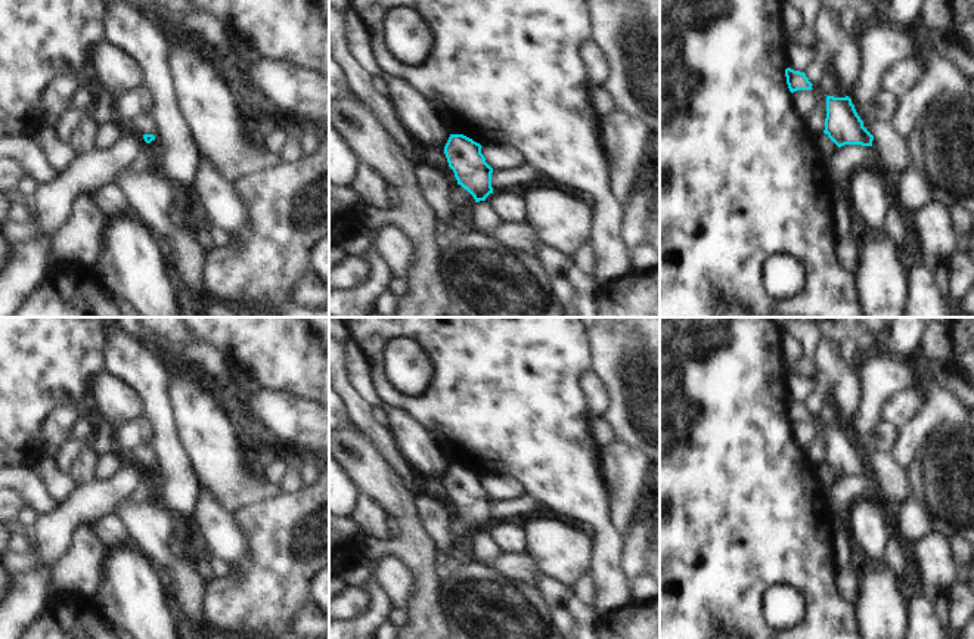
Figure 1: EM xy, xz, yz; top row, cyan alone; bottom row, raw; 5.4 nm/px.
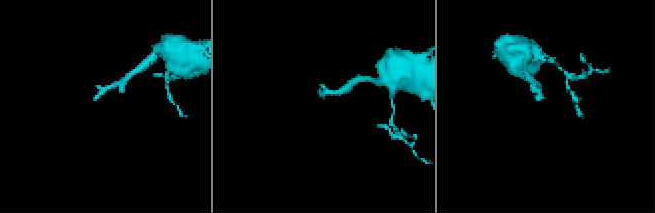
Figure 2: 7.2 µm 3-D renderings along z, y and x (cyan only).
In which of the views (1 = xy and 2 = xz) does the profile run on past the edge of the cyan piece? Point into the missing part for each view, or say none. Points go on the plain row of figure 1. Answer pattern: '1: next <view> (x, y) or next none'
1: next none
2: next none

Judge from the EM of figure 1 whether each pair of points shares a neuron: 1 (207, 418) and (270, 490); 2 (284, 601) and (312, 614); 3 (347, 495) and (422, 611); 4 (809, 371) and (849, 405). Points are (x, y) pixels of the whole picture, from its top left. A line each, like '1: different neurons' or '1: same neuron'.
1: same neuron
2: different neurons
3: different neurons
4: different neurons

